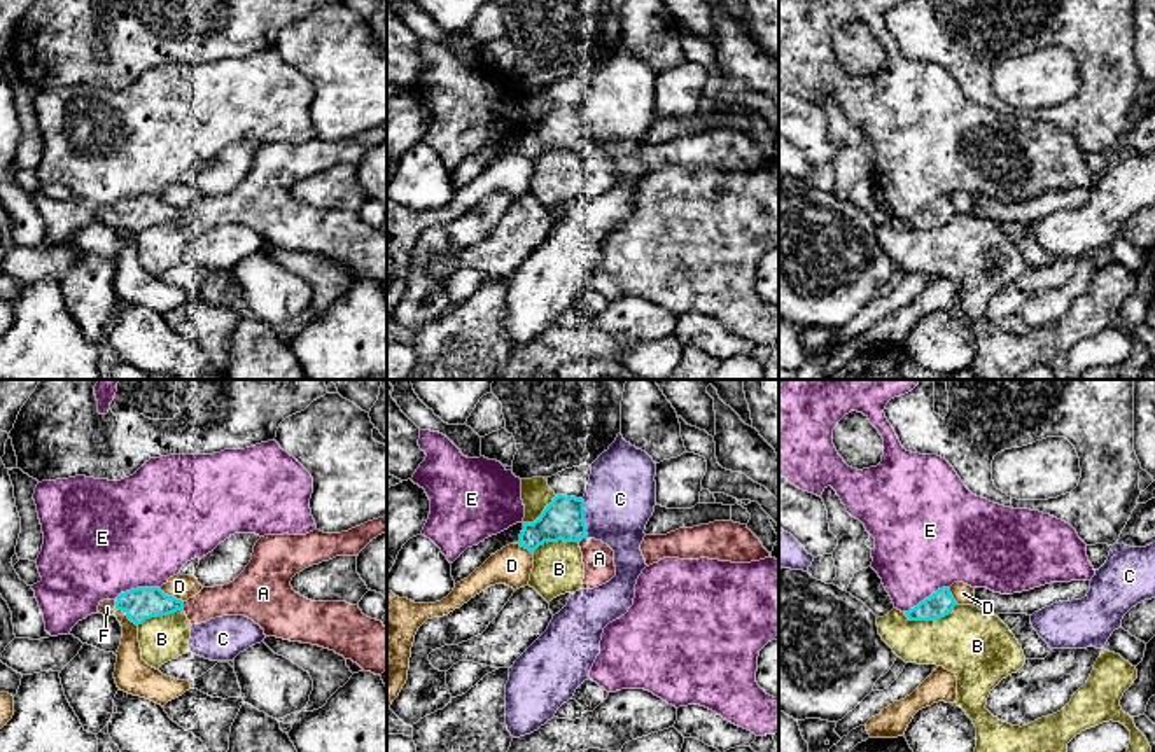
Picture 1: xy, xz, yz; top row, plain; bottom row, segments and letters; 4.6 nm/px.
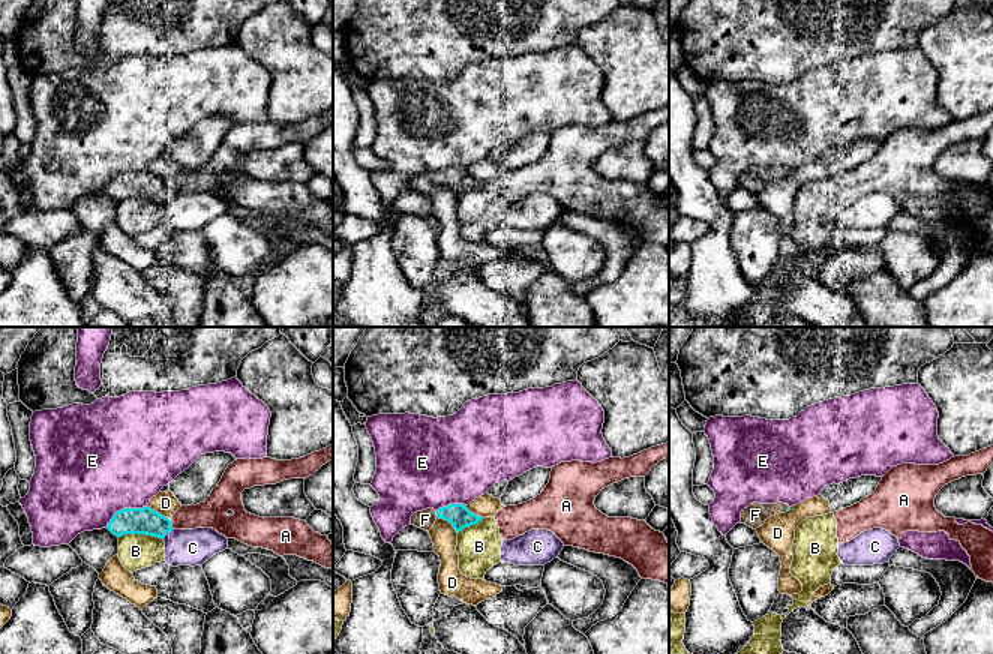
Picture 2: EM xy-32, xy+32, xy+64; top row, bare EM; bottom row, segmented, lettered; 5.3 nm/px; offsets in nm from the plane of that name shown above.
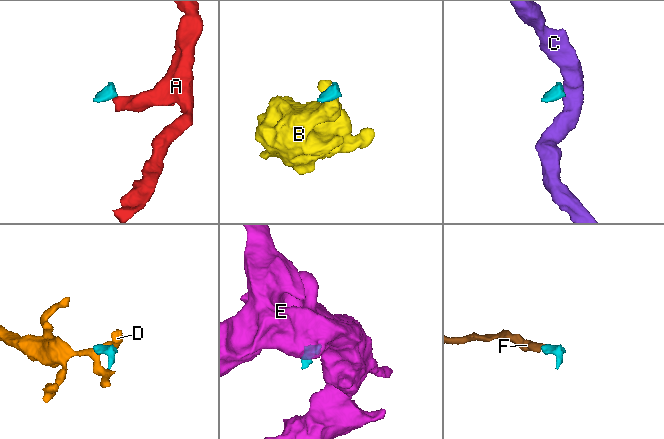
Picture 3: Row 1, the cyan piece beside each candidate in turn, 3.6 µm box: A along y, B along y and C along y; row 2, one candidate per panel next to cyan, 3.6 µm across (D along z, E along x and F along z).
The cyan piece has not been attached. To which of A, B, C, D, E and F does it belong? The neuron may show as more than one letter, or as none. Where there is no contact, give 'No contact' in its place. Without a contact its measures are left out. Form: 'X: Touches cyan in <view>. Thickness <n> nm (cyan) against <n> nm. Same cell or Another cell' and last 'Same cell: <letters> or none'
A: Touches cyan in xy. Thickness 150 nm (cyan) against 160 nm. Another cell
B: Touches cyan in yz. Thickness 120 nm (cyan) against 320 nm. Another cell
C: Touches cyan in xz. Thickness 190 nm (cyan) against 320 nm. Another cell
D: Touches cyan in xy. Thickness 150 nm (cyan) against 120 nm. Another cell
E: Touches cyan in xy. Thickness 150 nm (cyan) against 500 nm. Another cell
F: Touches cyan in xy. Thickness 150 nm (cyan) against 80 nm. Same cell
Same cell: F

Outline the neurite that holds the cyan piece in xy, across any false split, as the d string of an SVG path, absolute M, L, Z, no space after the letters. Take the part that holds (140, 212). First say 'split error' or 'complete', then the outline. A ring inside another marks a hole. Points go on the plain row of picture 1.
split error; M136 196L98 213L103 224L112 224L116 219L122 219L138 234L150 226L184 220L184 210L164 203L159 196Z

